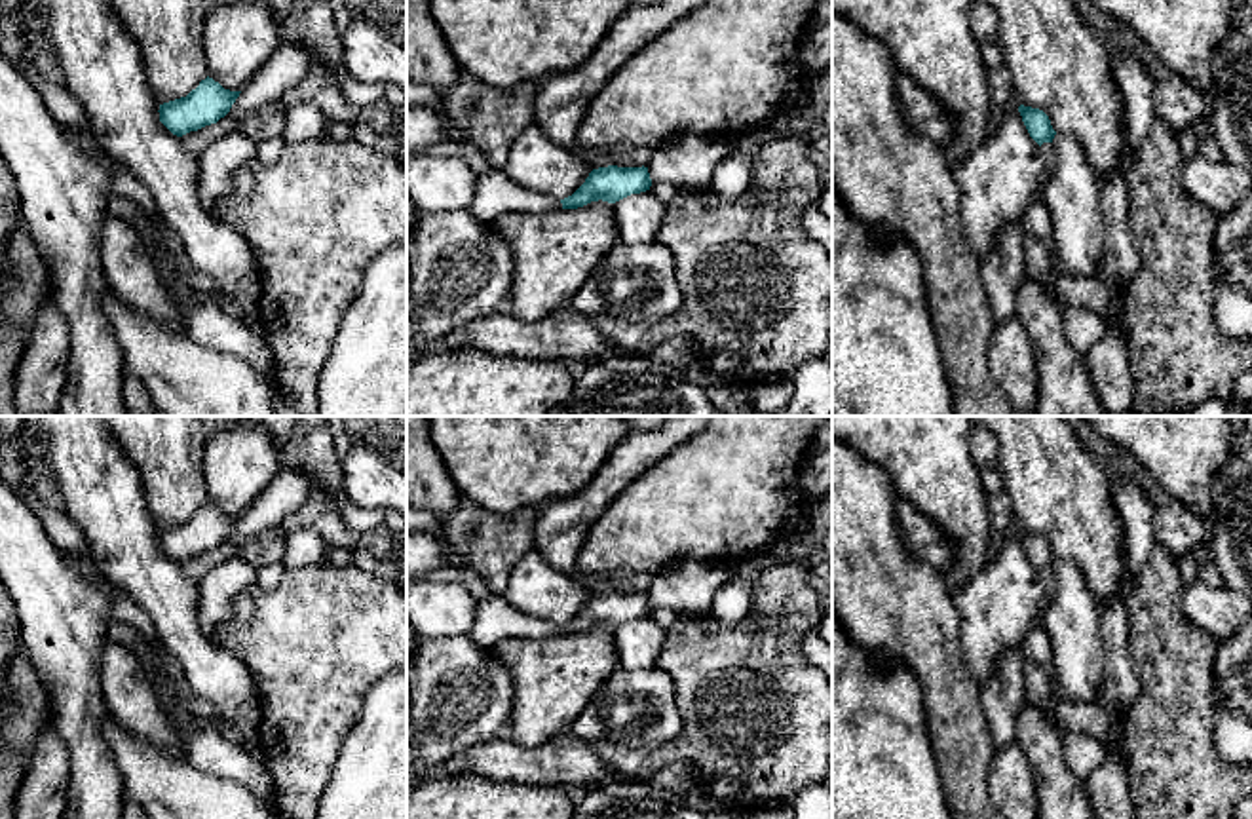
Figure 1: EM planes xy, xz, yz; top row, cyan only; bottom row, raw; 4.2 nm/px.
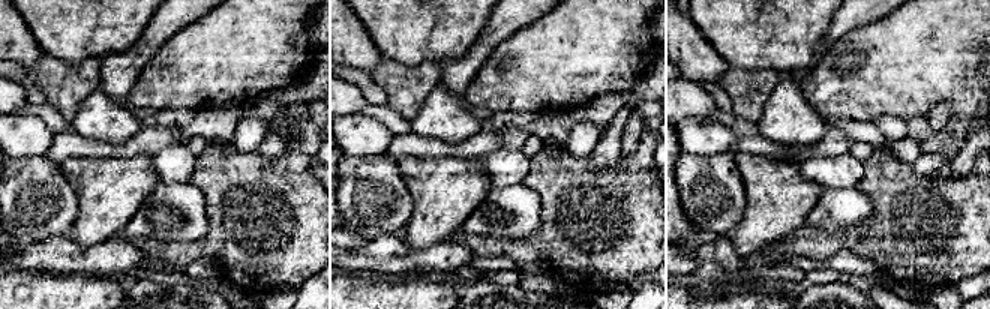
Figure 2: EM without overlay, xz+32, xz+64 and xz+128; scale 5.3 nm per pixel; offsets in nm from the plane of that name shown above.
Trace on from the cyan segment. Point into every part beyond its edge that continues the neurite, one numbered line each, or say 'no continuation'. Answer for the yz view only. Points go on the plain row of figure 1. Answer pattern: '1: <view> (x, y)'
no continuation

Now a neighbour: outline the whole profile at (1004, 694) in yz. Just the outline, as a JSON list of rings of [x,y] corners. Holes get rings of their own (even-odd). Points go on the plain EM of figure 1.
[[[1022,646],[1007,648],[980,686],[980,701],[996,751],[1018,741],[1016,716],[1026,701],[1026,673]]]

